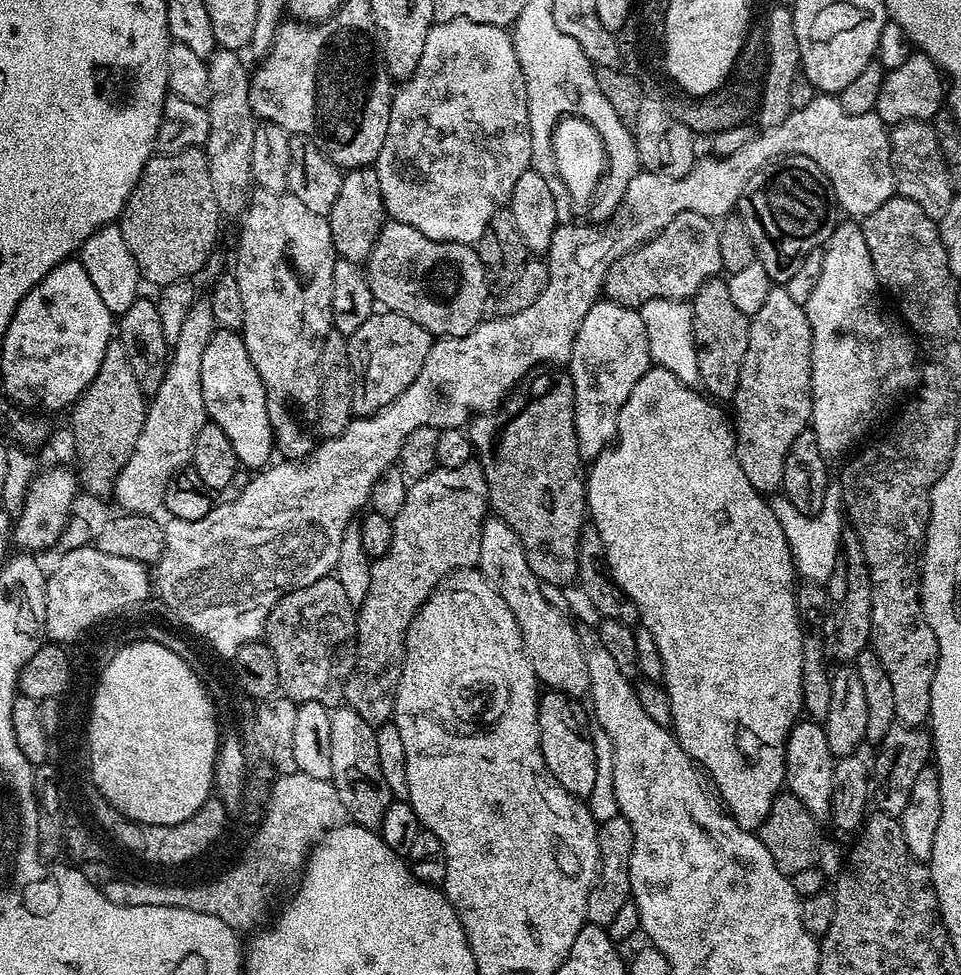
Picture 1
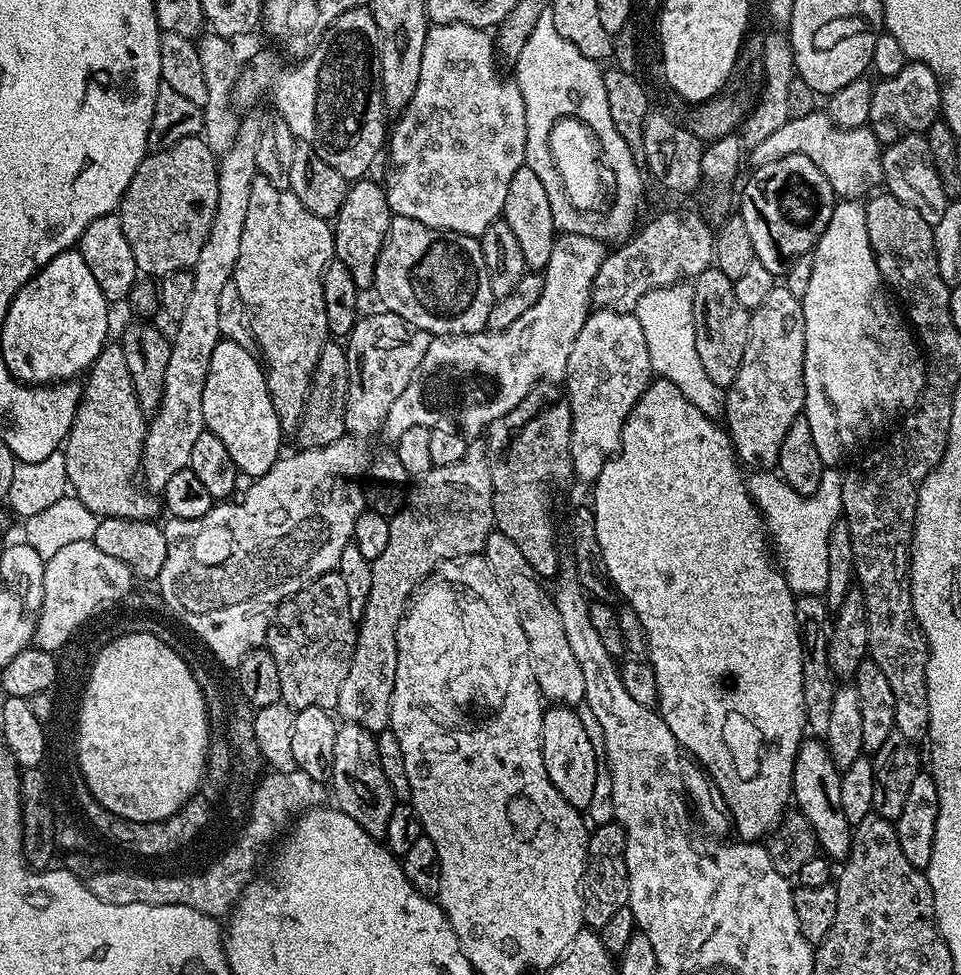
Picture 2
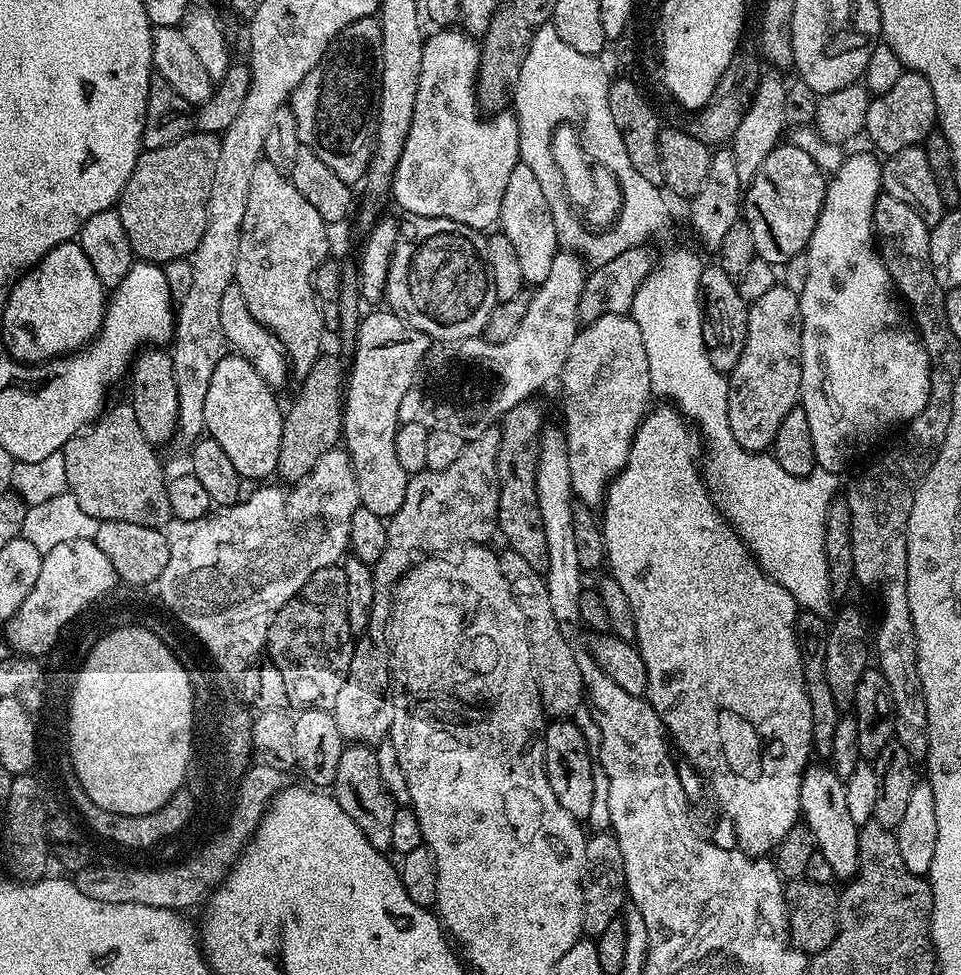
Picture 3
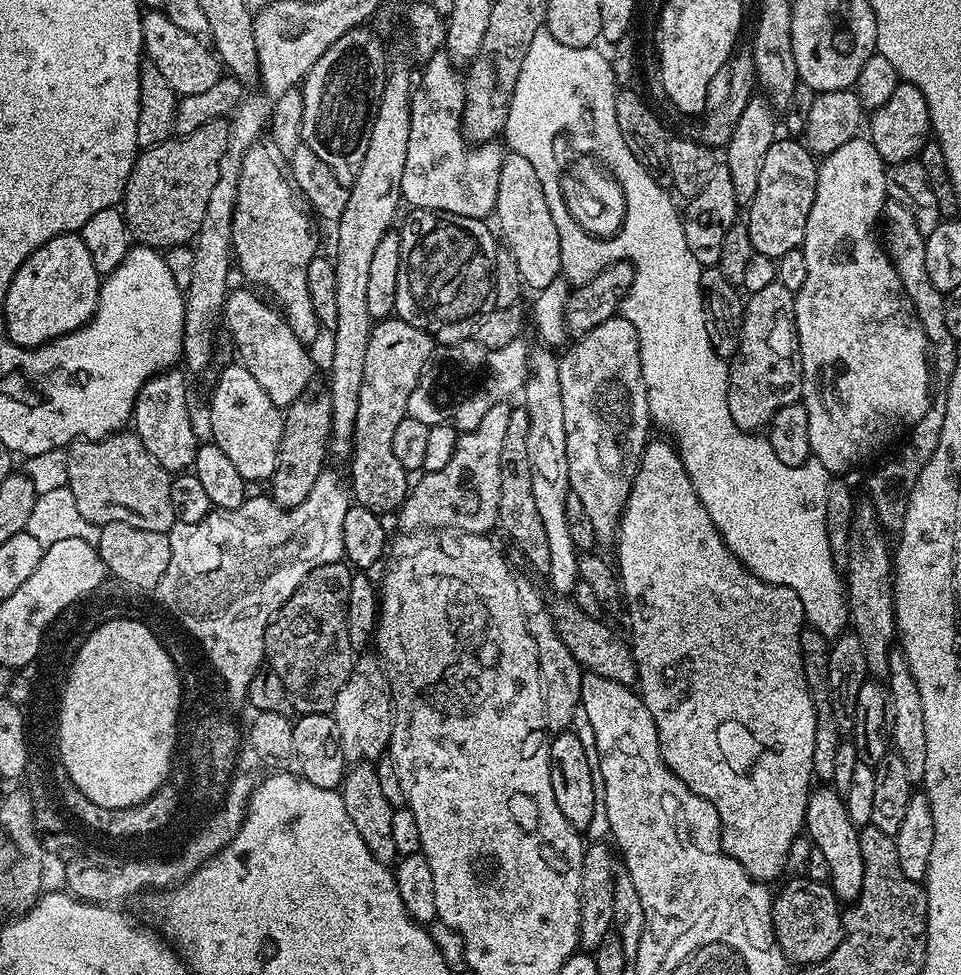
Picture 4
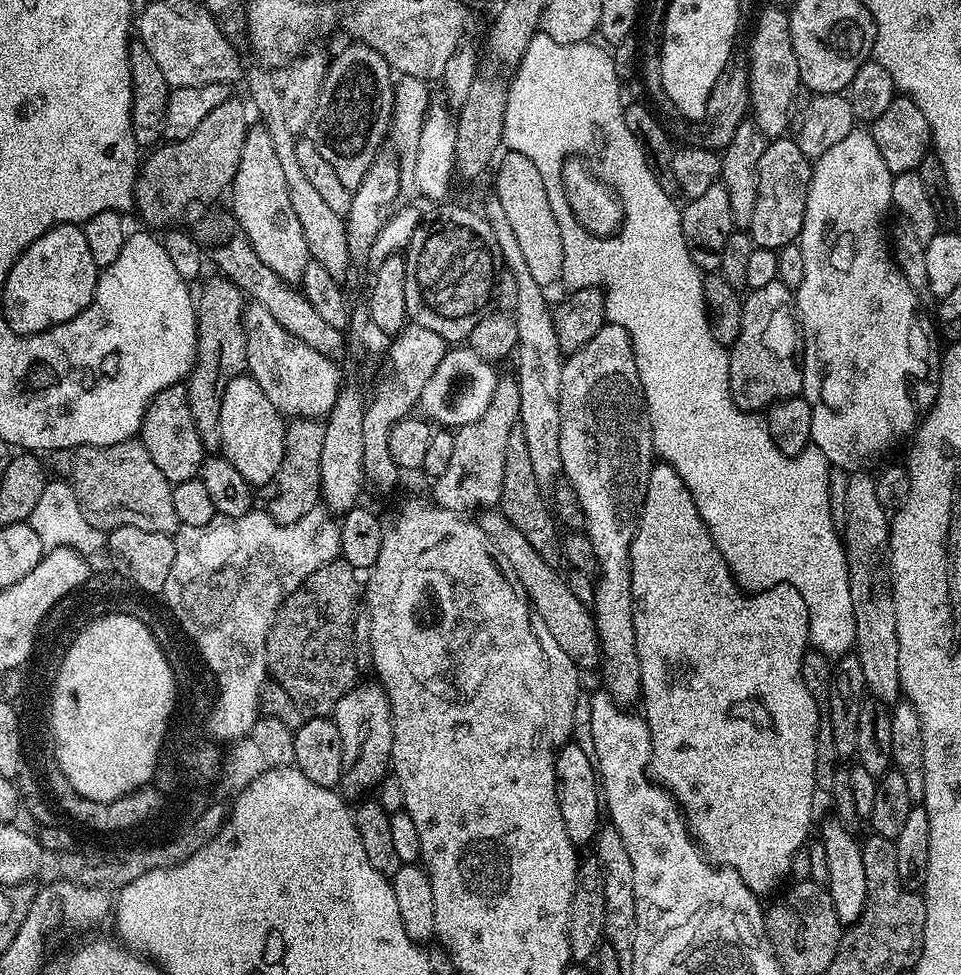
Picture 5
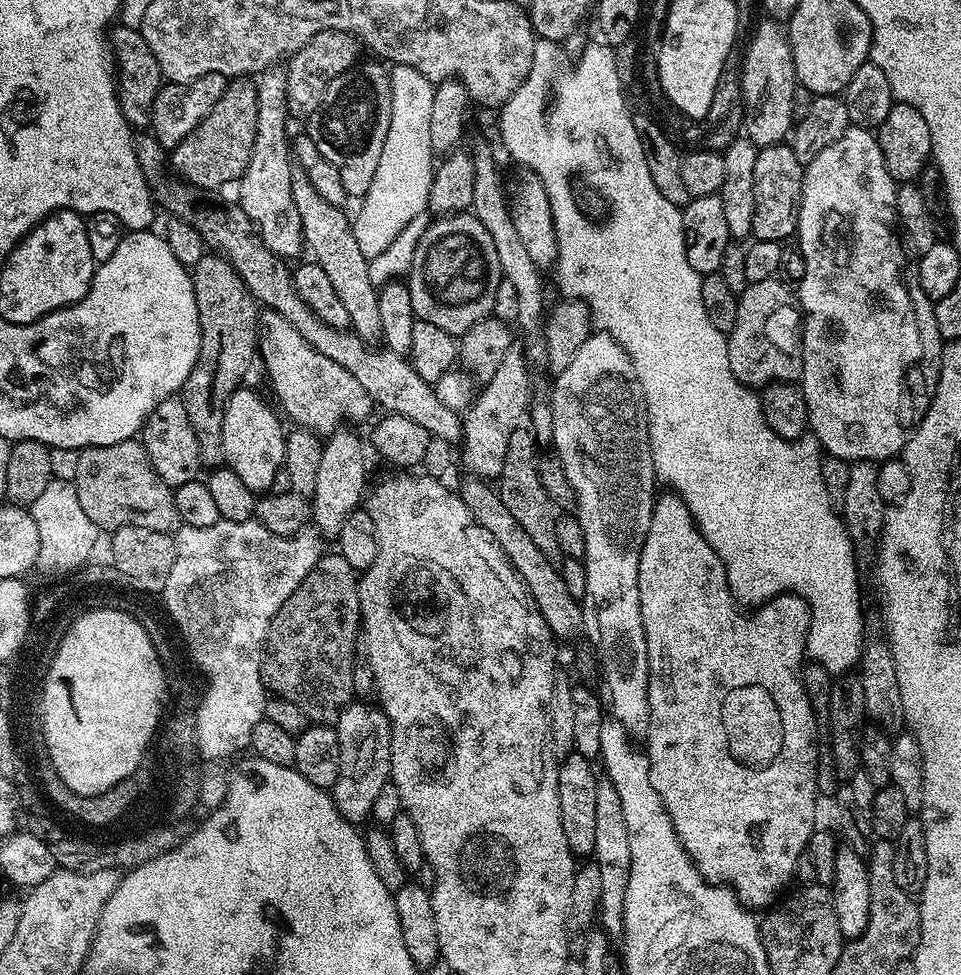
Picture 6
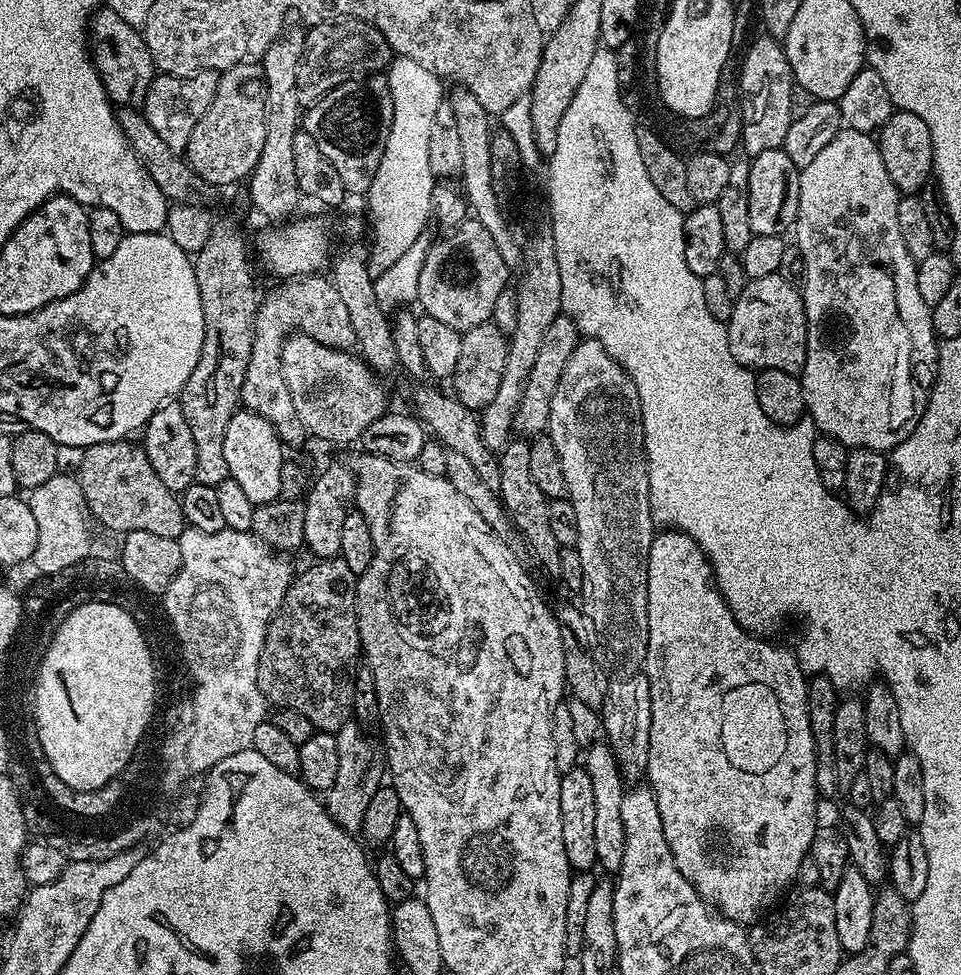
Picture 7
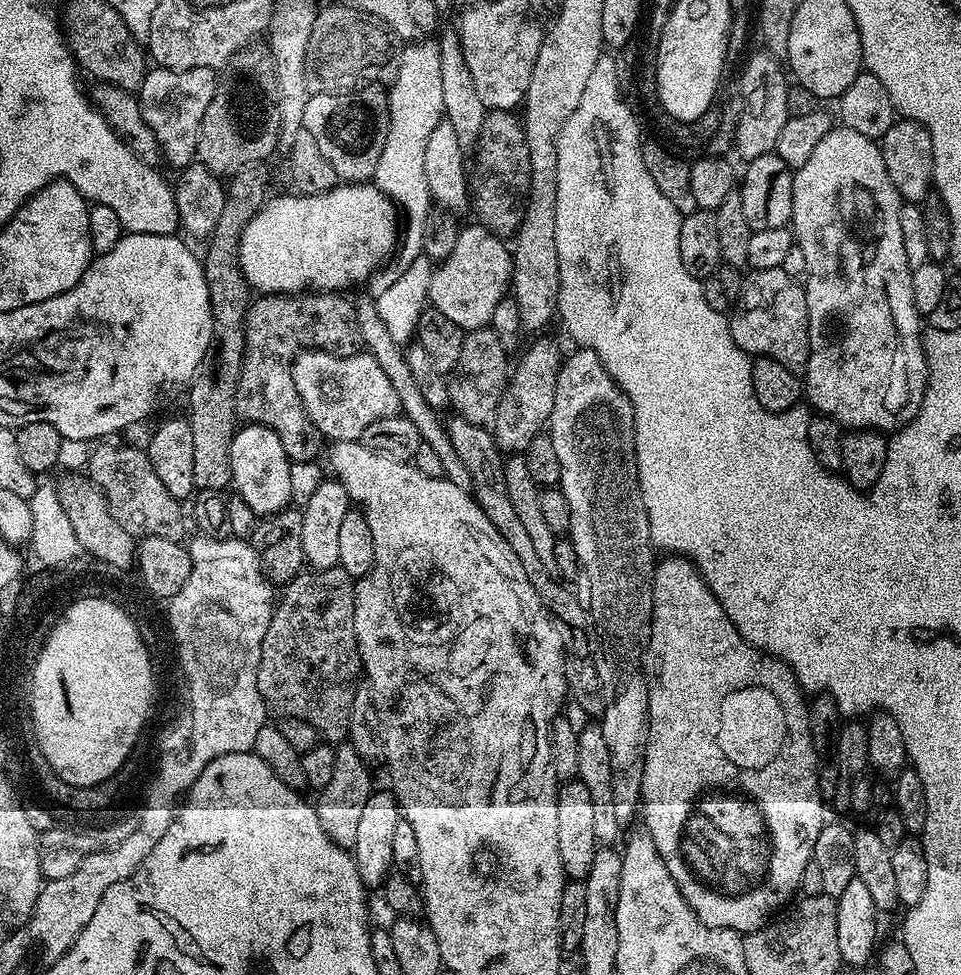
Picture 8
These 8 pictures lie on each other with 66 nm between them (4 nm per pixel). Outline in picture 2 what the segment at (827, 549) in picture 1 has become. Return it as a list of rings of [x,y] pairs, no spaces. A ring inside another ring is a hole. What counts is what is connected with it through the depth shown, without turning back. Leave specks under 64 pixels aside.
[[[825,467],[822,482],[814,494],[803,496],[772,470],[756,470],[747,477],[748,493],[764,517],[767,535],[774,545],[774,556],[793,593],[802,596],[819,596],[826,590],[830,565],[826,559],[826,546],[830,530],[841,519],[841,473],[835,467]]]

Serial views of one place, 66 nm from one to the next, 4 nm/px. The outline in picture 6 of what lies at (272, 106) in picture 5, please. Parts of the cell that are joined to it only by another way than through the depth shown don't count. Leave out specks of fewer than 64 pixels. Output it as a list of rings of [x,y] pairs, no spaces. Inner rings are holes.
[[[299,166],[292,169],[292,193],[294,206],[298,206],[307,251],[312,251],[311,259],[318,266],[322,266],[322,270],[326,270],[330,286],[334,286],[342,306],[346,306],[351,331],[363,340],[379,341],[382,318],[378,315],[378,288],[370,282],[369,261],[362,254],[362,250],[358,250],[350,216],[344,213],[345,209],[341,205],[326,202],[326,198],[322,198],[322,194],[314,190],[310,178],[306,178],[306,174]]]

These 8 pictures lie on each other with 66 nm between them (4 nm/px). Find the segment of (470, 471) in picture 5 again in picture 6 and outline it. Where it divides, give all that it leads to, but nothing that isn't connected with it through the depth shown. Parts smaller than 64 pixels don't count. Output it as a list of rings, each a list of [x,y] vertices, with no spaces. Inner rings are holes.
[[[513,342],[502,354],[502,363],[494,378],[490,378],[483,385],[484,388],[475,393],[474,399],[463,413],[464,464],[469,468],[473,477],[485,482],[495,481],[502,474],[502,462],[506,462],[506,449],[510,443],[510,434],[518,430],[525,423],[530,412],[530,401],[533,399],[532,388],[528,385],[530,365],[523,347]]]

